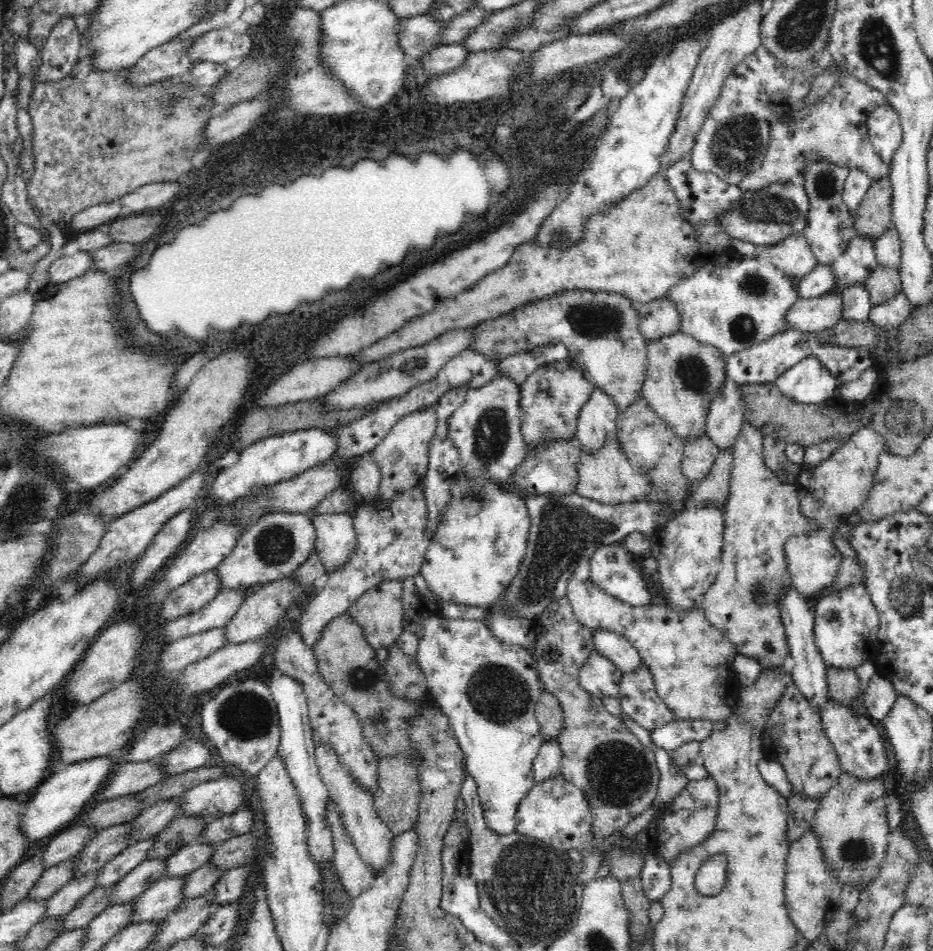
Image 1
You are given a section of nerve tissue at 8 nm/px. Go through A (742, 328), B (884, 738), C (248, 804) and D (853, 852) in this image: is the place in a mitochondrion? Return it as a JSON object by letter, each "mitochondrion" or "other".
{"A":"mitochondrion","B":"other","C":"other","D":"mitochondrion"}

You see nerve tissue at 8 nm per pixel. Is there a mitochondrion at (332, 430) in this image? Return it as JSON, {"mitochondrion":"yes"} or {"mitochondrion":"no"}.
{"mitochondrion":"no"}

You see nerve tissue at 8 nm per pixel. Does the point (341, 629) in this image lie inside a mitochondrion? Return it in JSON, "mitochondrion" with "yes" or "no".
{"mitochondrion":"no"}

